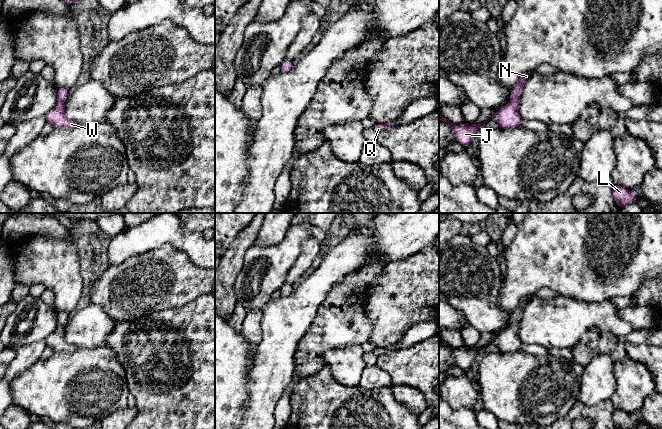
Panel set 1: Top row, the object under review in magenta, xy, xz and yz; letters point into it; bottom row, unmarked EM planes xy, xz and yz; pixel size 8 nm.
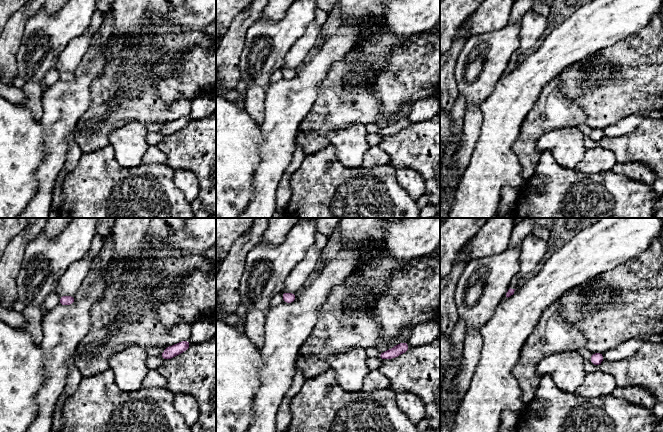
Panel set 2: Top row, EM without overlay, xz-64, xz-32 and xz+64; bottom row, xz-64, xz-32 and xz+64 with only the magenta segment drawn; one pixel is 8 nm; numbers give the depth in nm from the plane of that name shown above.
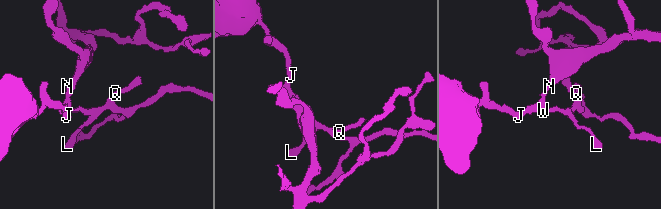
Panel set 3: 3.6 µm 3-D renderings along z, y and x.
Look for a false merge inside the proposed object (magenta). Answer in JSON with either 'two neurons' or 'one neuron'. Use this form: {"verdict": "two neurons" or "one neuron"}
{"verdict": "one neuron"}

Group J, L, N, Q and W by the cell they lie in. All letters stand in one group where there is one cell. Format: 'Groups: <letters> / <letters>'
Groups: J L N Q W

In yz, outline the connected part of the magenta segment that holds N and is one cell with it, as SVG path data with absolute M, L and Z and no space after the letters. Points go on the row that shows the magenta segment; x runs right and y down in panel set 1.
M531 72L523 73L517 84L511 89L512 99L505 106L501 107L489 120L498 124L499 128L510 129L520 127L522 118L518 113L518 106L523 87L529 79Z

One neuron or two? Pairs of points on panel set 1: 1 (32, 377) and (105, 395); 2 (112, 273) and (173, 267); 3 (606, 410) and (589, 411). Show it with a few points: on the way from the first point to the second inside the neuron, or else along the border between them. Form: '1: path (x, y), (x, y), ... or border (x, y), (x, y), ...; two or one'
1: path (50, 388), (87, 388); one
2: path (127, 273), (158, 273); one
3: path (602, 411), (593, 411); one

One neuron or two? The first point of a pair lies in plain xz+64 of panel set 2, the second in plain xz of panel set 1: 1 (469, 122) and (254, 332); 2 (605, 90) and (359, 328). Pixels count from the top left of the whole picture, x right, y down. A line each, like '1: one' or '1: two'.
1: one
2: two

